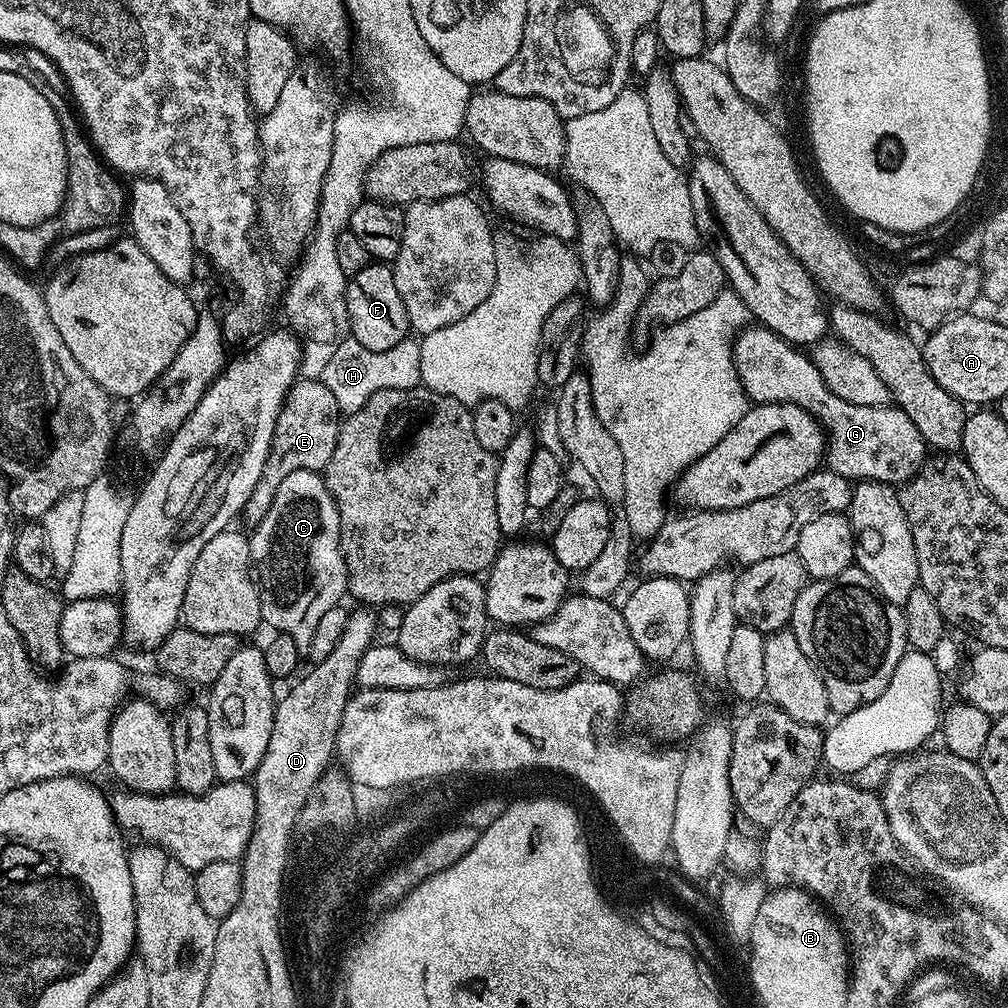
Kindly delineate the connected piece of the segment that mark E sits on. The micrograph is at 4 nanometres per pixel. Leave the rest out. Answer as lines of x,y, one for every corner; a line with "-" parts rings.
297,379
285,396
284,407
276,419
272,448
268,451
262,476
258,478
258,484
244,506
242,520
248,526
260,524
262,518
266,518
266,510
270,510
270,502
274,502
278,486
282,486
283,480
290,478
290,474
298,470
320,472
325,468
330,462
330,454
334,454
341,423
340,407
334,402
334,394
326,390
323,379

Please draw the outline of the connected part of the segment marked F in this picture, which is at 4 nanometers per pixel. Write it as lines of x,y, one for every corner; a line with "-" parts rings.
370,262
358,274
350,277
346,290
346,310
351,339
357,340
366,350
385,352
402,342
410,332
406,306
398,286
394,286
394,274
384,262

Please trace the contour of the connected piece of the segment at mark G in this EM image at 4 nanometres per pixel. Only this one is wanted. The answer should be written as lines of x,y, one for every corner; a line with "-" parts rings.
748,326
736,337
732,346
732,363
736,365
740,379
744,381
744,390
749,401
757,404
801,404
824,429
826,447
824,460
829,472
842,474
849,482
877,480
893,486
903,485
916,473
926,459
926,445
918,426
897,406
879,404
878,406
858,406
834,394
826,386
820,371
803,351
797,350
777,332
771,332
763,326

